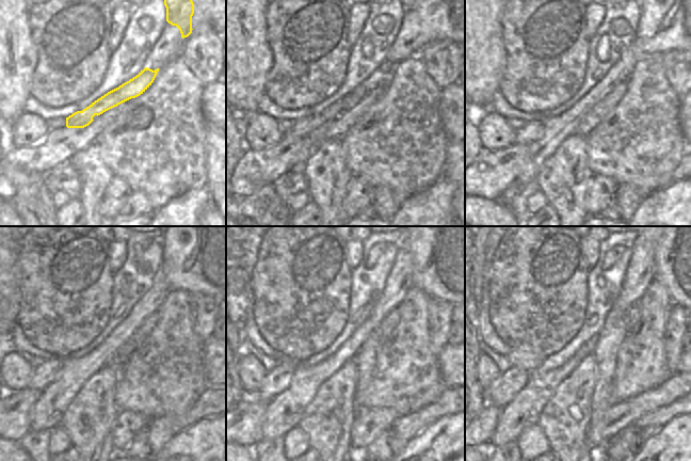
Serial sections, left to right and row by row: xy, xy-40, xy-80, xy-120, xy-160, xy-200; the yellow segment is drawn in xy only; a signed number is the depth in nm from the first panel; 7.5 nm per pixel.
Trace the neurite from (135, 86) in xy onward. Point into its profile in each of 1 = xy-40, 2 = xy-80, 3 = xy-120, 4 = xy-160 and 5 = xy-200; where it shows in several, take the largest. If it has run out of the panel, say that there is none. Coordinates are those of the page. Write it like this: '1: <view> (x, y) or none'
1: xy-40 (304, 127)
2: xy-80 (531, 131)
3: xy-120 (44, 375)
4: xy-160 (278, 379)
5: xy-200 (509, 384)

